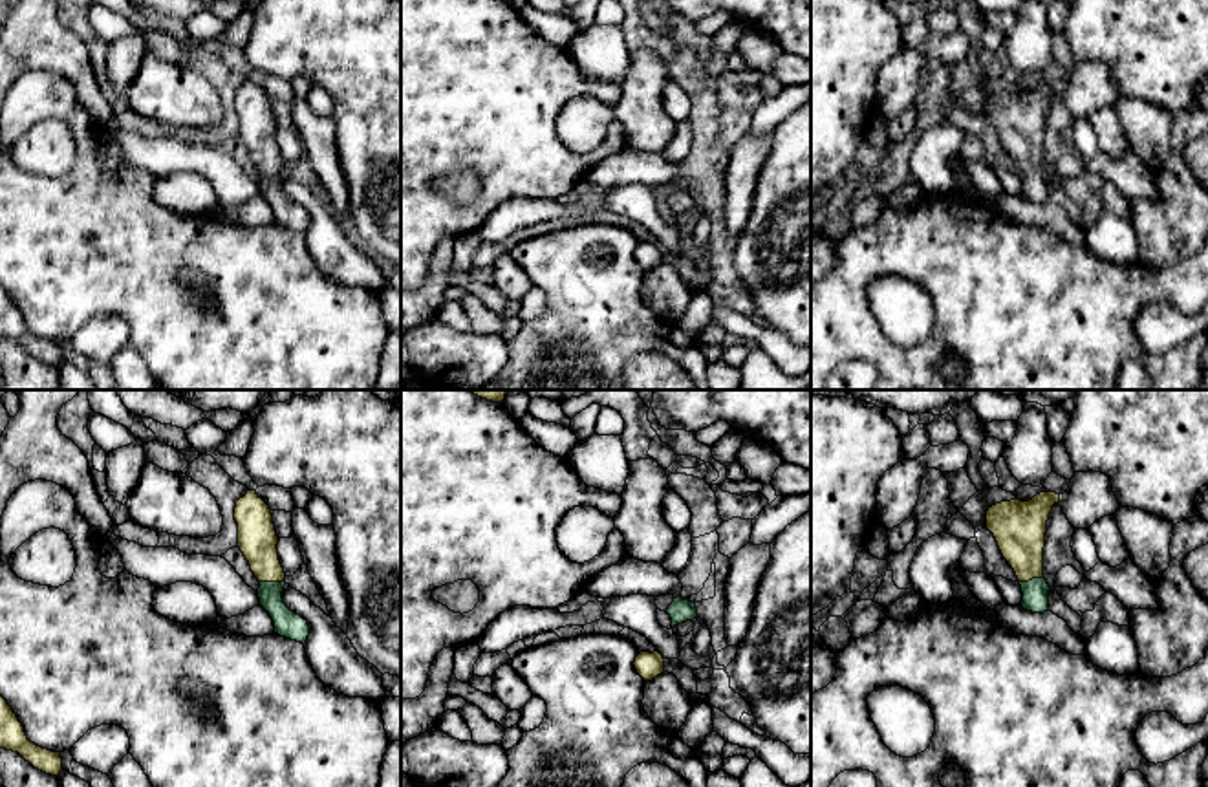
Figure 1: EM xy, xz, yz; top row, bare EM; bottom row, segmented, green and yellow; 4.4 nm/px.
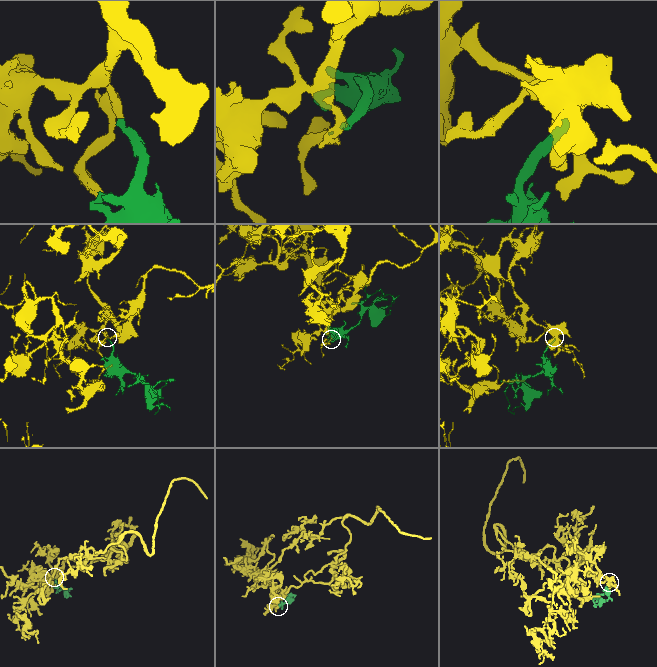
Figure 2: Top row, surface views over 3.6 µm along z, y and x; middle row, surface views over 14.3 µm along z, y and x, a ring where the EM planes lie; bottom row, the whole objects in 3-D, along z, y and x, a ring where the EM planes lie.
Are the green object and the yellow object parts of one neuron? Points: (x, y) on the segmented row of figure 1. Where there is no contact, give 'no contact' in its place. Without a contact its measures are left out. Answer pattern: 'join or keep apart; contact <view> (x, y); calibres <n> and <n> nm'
join; contact xy (271, 582); calibres 120 and 180 nm

